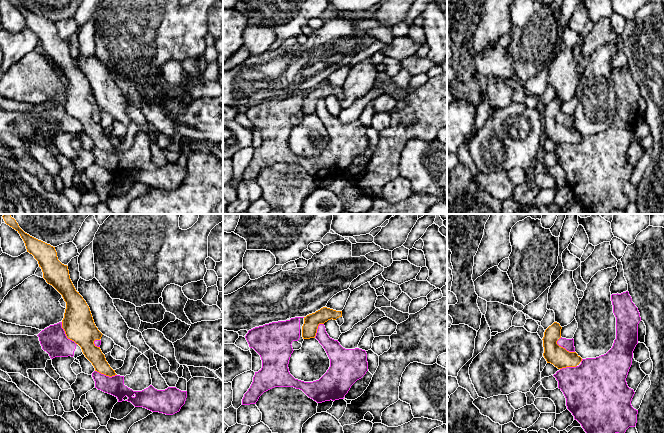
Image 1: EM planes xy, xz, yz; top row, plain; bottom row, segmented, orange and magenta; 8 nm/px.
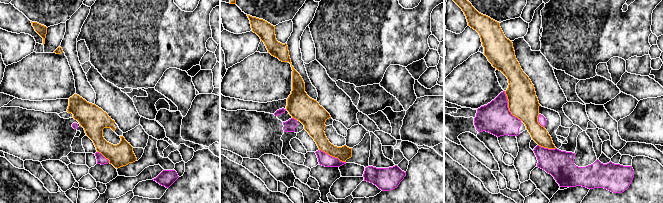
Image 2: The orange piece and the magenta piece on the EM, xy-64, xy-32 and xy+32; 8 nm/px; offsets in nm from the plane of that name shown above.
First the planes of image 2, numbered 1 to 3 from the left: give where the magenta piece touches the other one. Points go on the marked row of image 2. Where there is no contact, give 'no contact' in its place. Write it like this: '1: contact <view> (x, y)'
1: contact xy-64 (104, 156)
2: contact xy-32 (332, 156)
3: contact xy+32 (508, 107)

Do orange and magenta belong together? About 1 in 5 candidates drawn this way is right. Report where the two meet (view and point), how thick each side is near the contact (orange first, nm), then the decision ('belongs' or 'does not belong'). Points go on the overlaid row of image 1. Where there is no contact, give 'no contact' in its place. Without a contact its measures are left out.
xy (65, 333) | 260/220 nm | does not belong

